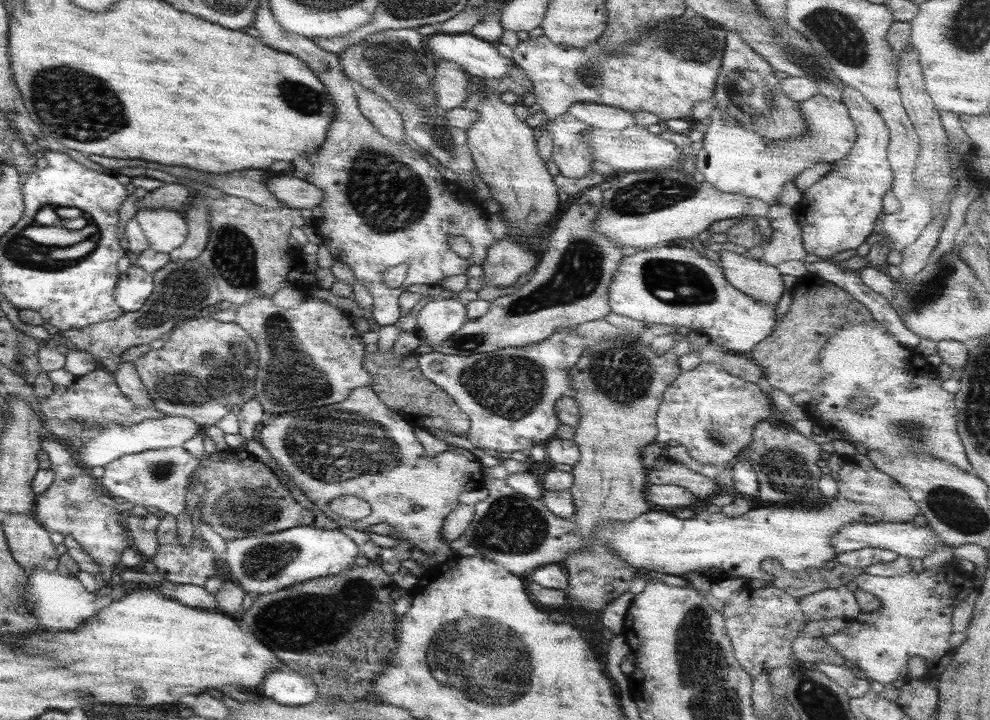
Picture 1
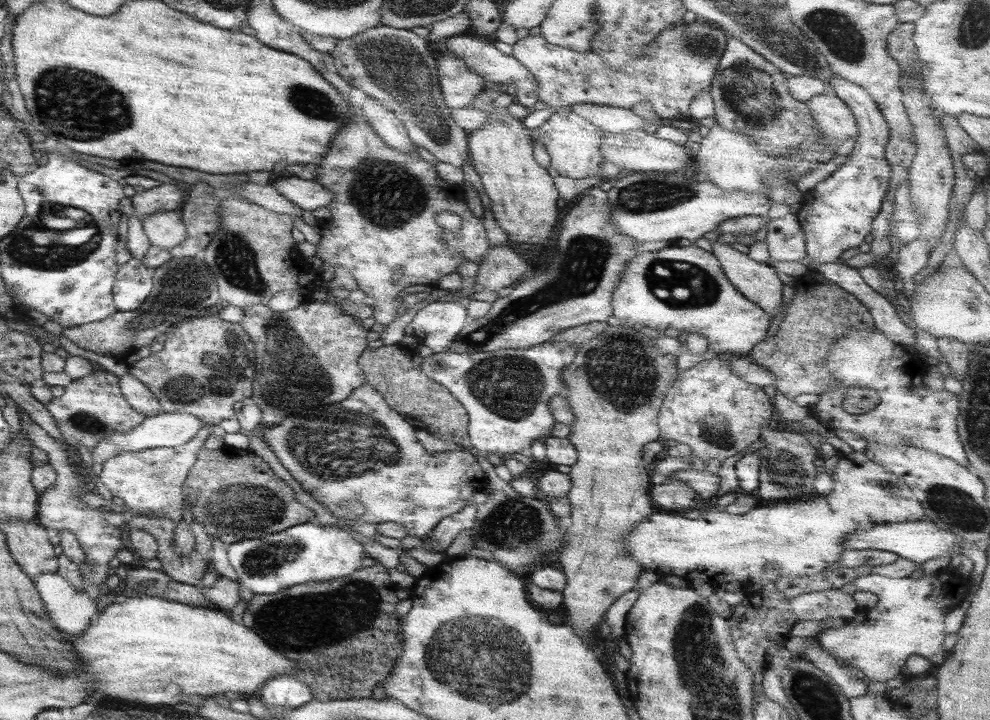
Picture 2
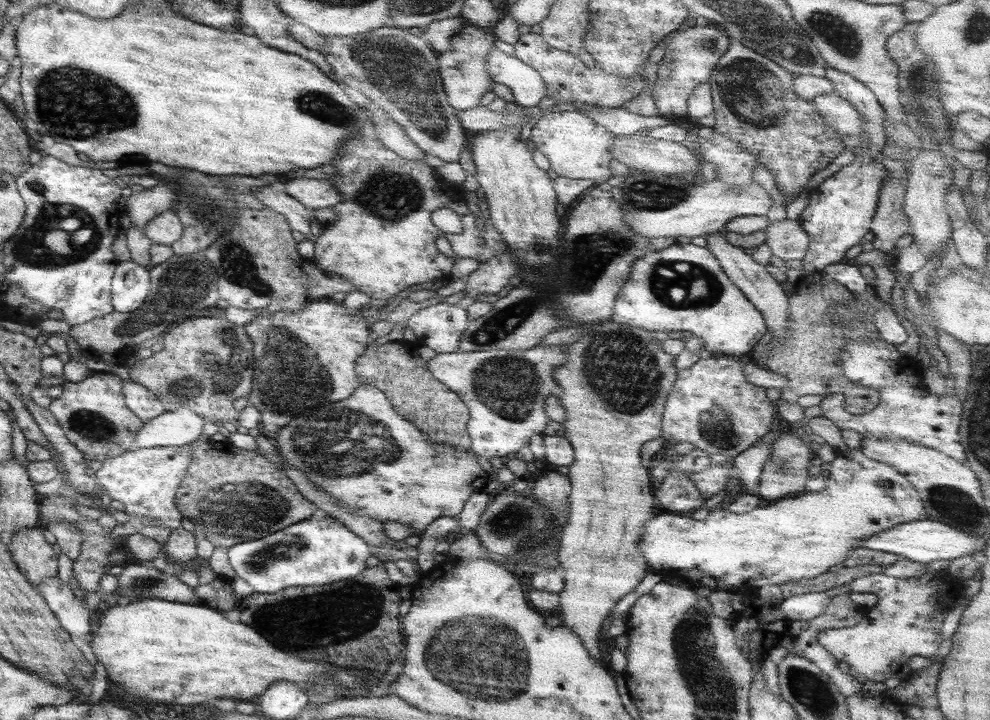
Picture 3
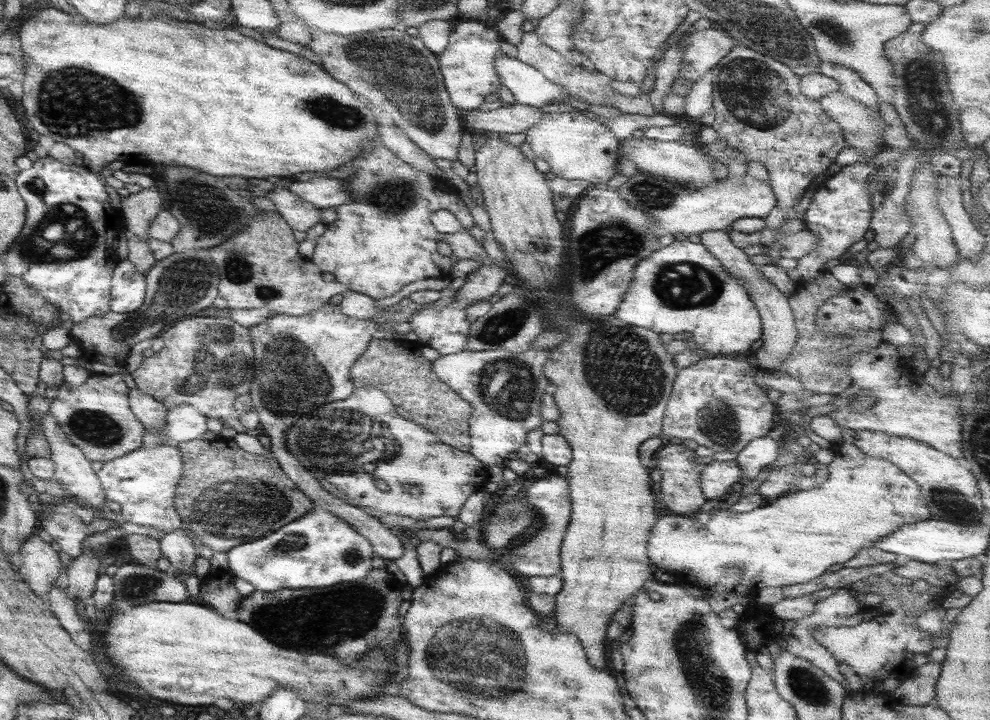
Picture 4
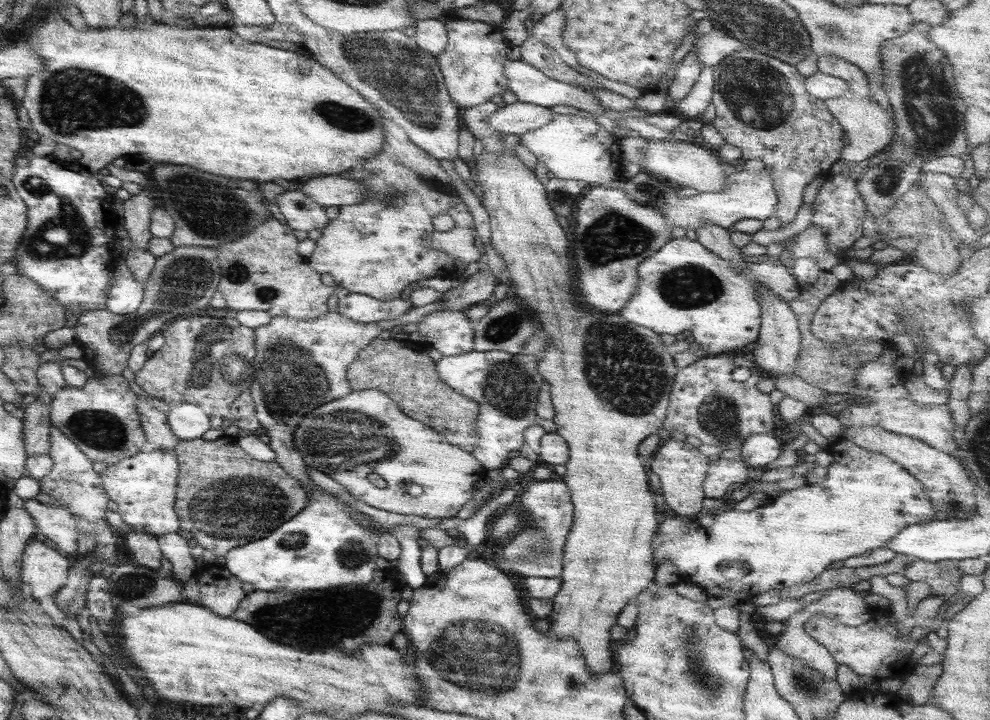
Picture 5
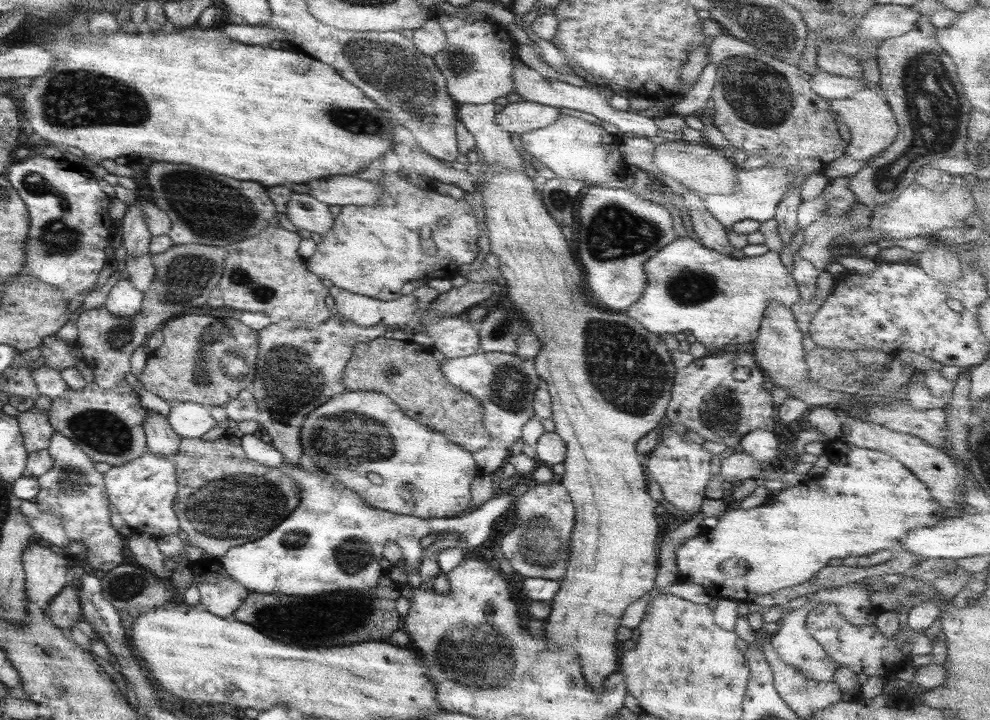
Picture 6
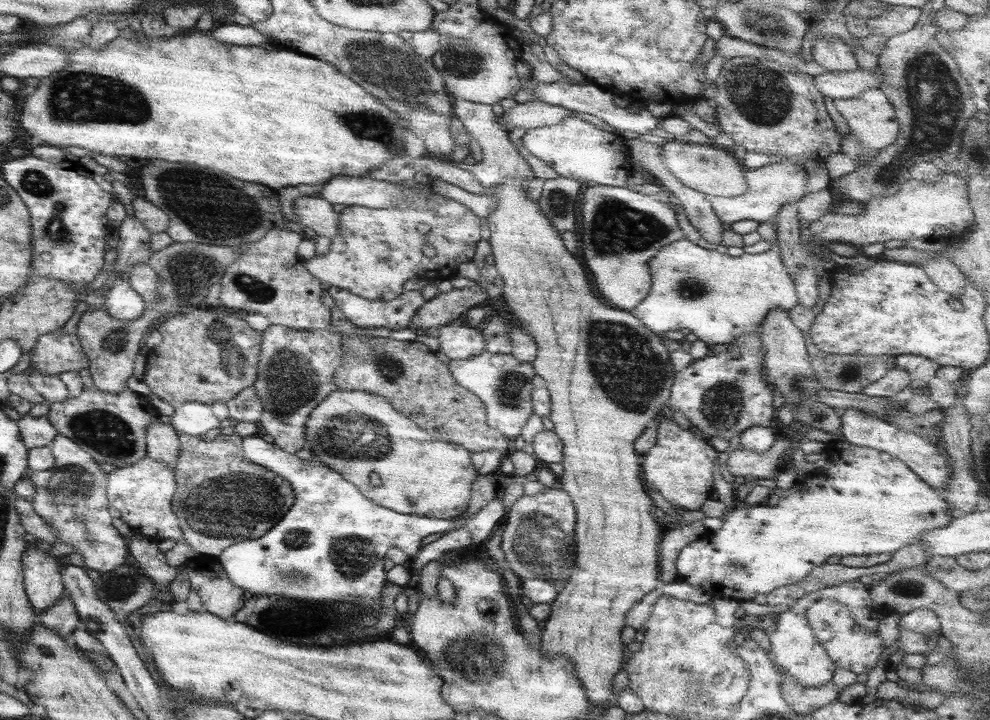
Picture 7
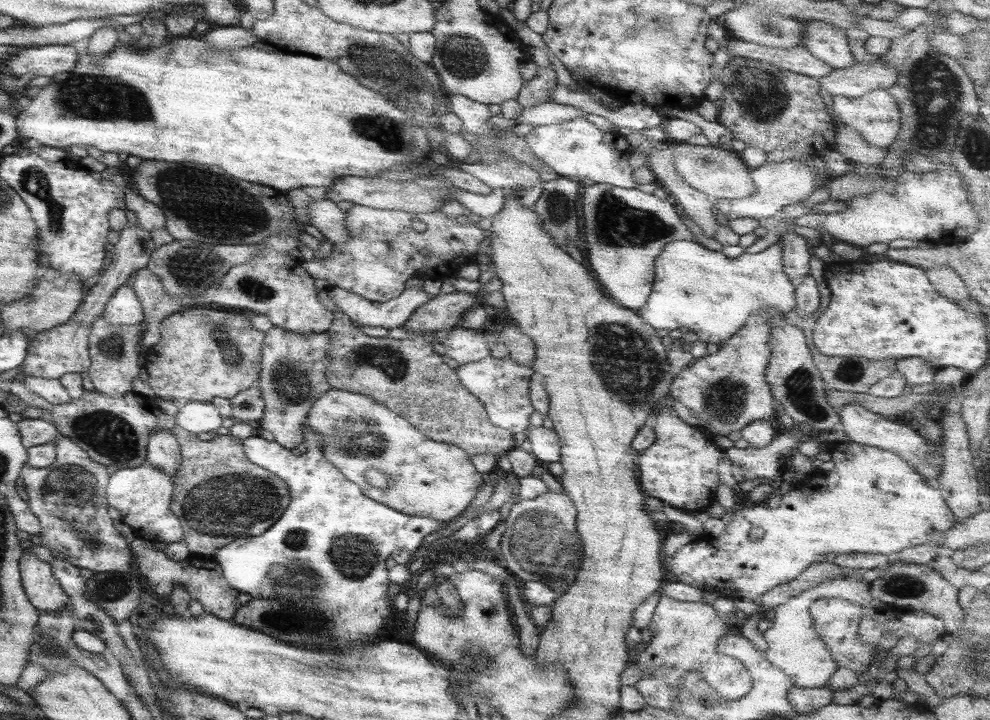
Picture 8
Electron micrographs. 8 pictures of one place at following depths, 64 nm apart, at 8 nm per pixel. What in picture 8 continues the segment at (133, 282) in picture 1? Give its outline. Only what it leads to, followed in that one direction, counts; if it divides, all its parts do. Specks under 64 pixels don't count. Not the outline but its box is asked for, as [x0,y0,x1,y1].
[101,283,143,325]

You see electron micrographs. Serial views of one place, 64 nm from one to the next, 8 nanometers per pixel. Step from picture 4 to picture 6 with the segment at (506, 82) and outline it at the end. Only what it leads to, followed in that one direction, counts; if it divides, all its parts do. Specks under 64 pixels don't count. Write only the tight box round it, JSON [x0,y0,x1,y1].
[512,64,660,138]

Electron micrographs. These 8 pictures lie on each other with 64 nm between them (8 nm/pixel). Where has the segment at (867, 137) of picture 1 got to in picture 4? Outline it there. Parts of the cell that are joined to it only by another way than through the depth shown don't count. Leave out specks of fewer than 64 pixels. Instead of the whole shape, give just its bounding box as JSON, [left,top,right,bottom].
[799,61,880,282]

